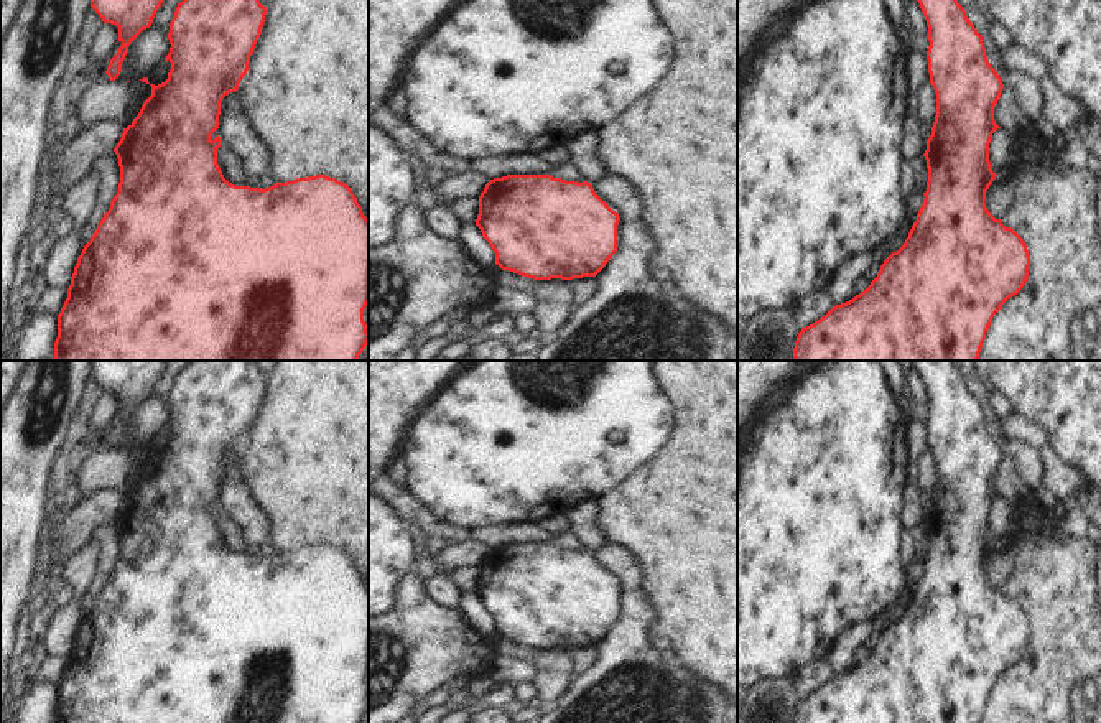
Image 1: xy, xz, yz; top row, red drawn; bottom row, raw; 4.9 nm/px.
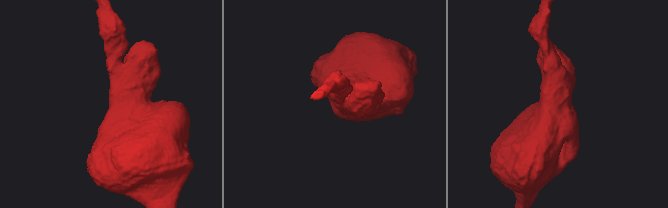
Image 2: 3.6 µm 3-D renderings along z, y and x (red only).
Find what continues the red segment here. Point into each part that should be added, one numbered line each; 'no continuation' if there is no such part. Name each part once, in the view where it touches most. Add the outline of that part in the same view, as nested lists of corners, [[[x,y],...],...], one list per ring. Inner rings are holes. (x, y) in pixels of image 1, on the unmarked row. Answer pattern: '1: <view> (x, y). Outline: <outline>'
no continuation

